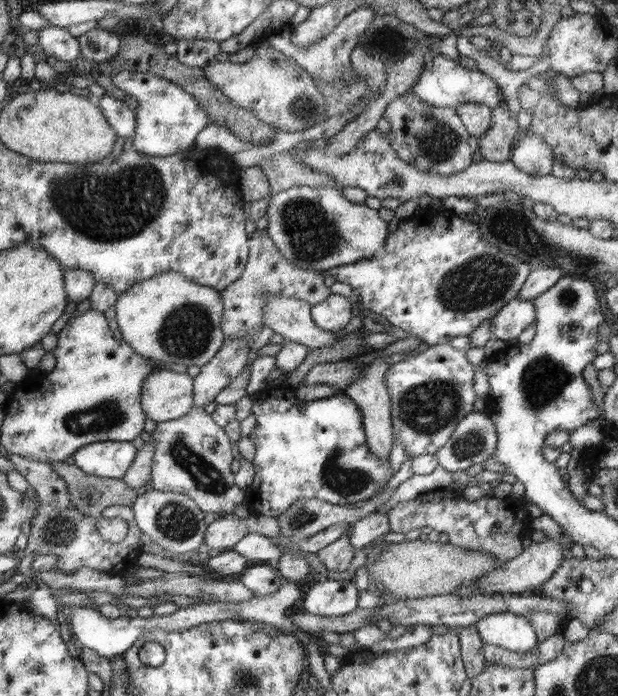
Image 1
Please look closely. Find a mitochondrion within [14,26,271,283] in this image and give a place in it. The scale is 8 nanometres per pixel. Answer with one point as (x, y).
(118, 206)

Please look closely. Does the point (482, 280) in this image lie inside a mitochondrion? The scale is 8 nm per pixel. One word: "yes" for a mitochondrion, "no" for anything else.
yes

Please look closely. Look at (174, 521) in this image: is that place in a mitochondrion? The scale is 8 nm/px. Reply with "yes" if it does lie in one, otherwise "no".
yes

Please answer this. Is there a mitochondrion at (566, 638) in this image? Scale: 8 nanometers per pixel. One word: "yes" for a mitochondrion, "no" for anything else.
no

